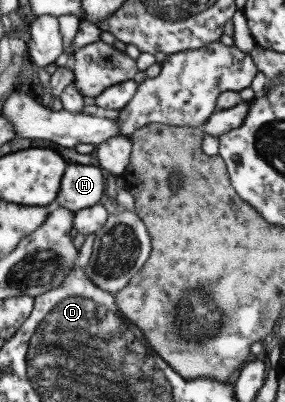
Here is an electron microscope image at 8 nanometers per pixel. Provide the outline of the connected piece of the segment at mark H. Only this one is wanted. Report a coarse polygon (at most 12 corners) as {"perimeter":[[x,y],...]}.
{"perimeter":[[69,163],[55,201],[71,213],[102,203],[99,165]]}

